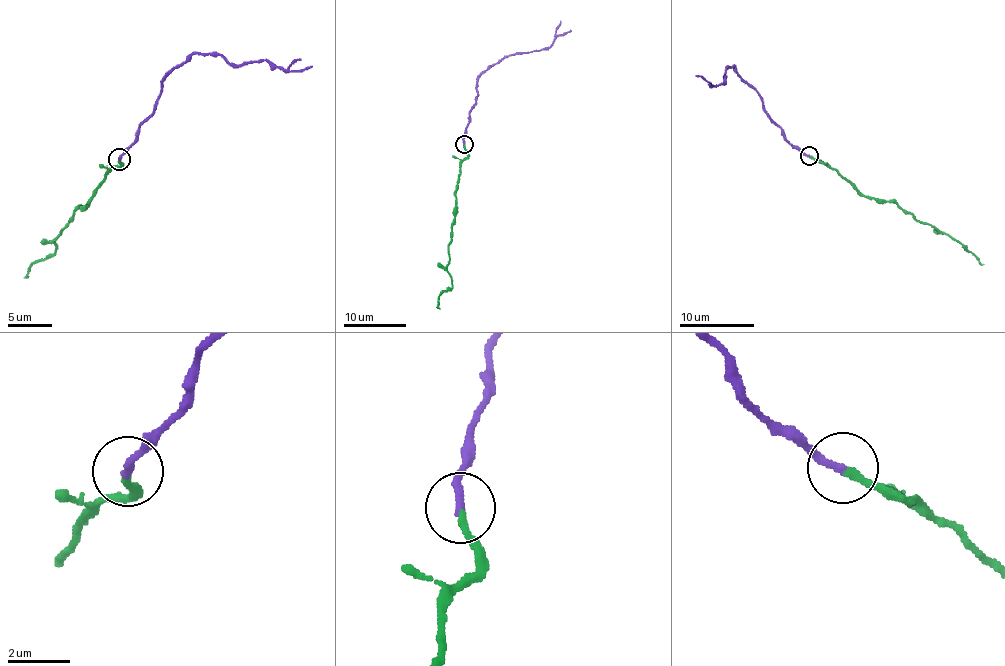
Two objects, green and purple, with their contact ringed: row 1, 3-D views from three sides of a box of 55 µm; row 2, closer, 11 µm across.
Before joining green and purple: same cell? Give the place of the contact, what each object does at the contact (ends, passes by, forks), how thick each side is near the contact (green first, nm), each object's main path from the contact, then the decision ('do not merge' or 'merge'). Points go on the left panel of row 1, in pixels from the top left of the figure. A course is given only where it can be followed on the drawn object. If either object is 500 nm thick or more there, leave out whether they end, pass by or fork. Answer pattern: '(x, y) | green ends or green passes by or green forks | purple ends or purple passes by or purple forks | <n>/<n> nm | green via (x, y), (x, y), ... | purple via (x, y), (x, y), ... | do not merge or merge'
(119, 159) | green ends | purple ends | 240/240 nm | green via (119, 159), (120, 164), (108, 172), (96, 193), (80, 206), (52, 240), (54, 251), (32, 264), (25, 278) | purple via (119, 159), (153, 113), (164, 76), (194, 54), (232, 64), (272, 61), (286, 70), (300, 58) | merge

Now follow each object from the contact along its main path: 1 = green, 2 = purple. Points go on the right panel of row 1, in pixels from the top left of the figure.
1: (808, 156), (824, 162), (863, 194), (896, 201), (918, 220), (934, 225), (962, 243), (983, 265)
2: (808, 156), (789, 142), (763, 100), (734, 66), (727, 68), (719, 84), (710, 85), (695, 75)

